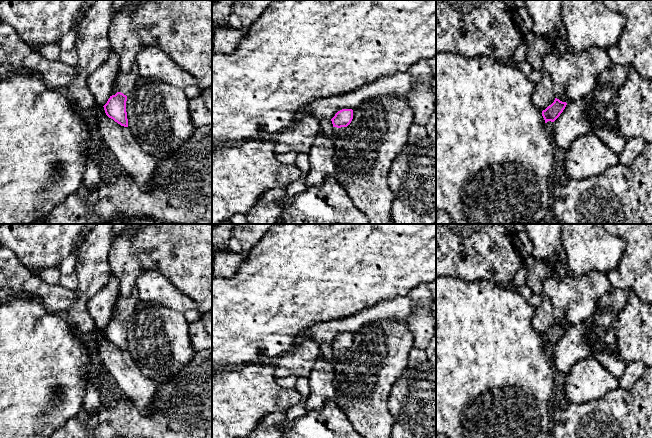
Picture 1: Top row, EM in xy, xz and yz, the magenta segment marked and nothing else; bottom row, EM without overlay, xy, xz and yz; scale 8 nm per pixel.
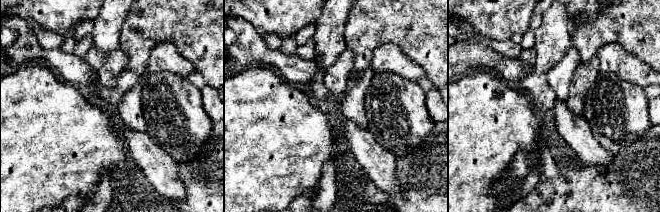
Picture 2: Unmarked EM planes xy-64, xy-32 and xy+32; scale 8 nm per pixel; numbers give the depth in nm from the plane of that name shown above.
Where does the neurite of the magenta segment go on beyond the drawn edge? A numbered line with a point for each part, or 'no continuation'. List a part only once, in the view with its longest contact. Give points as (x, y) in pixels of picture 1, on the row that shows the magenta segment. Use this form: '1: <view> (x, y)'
1: xy (124, 82)

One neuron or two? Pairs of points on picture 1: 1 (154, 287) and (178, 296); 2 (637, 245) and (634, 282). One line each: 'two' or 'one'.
1: one
2: one

